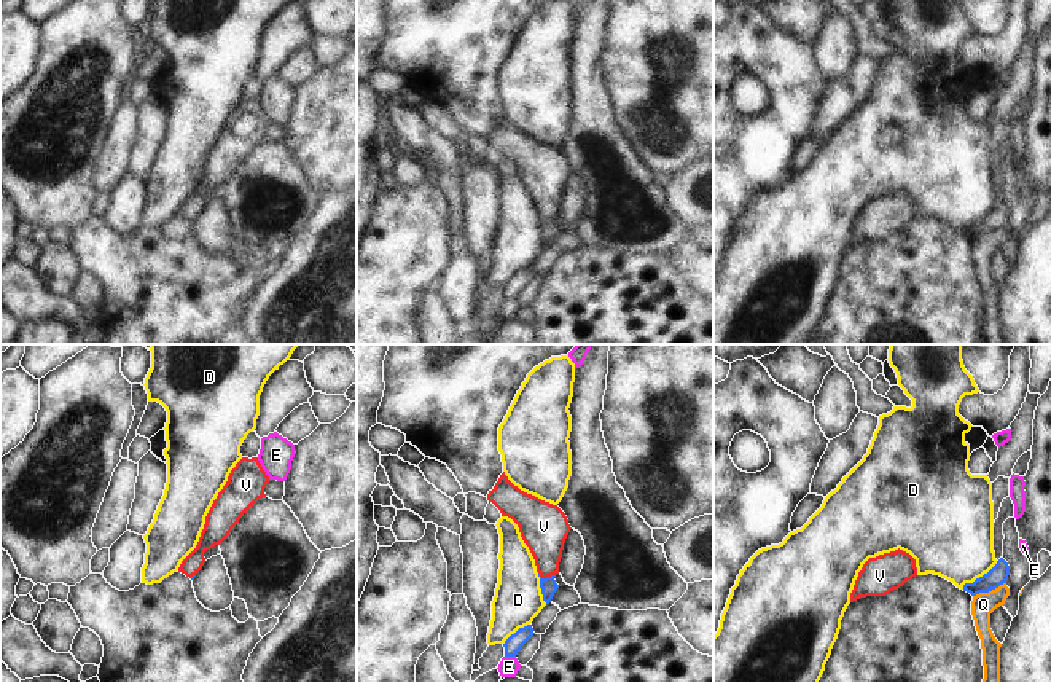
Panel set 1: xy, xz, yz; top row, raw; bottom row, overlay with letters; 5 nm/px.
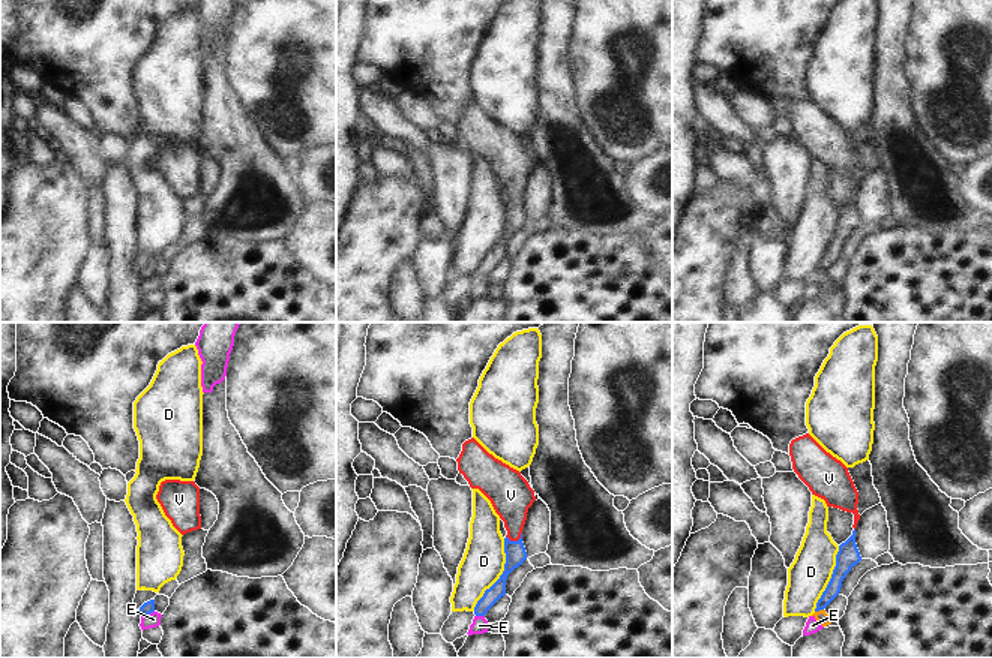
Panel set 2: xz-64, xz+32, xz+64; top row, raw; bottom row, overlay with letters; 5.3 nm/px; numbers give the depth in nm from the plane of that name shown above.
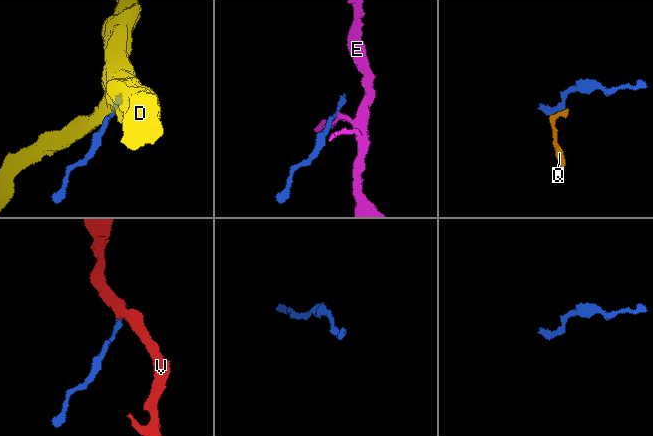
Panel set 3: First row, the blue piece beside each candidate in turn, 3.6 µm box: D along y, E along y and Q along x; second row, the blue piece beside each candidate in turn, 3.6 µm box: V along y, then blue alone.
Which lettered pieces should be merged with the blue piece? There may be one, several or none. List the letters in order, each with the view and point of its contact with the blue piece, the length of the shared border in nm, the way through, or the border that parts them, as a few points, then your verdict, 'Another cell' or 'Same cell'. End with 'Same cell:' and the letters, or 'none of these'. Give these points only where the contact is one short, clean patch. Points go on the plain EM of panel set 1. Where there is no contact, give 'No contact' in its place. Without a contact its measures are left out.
D: Touches blue at yz (980, 220). Shared border 240 nm. Boundary: yz (997, 204), (962, 231). Another cell
E: Touches blue at xz (510, 298). Shared border 60 nm. Boundary: xz (505, 298), (515, 300). Another cell
Q: Touches blue at yz (989, 233). Shared border 180 nm. Boundary: yz (1005, 225), (973, 239). Another cell
V: Touches blue at xz (546, 220). Shared border 90 nm. Path across: xz (548, 228), (546, 220), (543, 171). Same cell
Same cell: V

